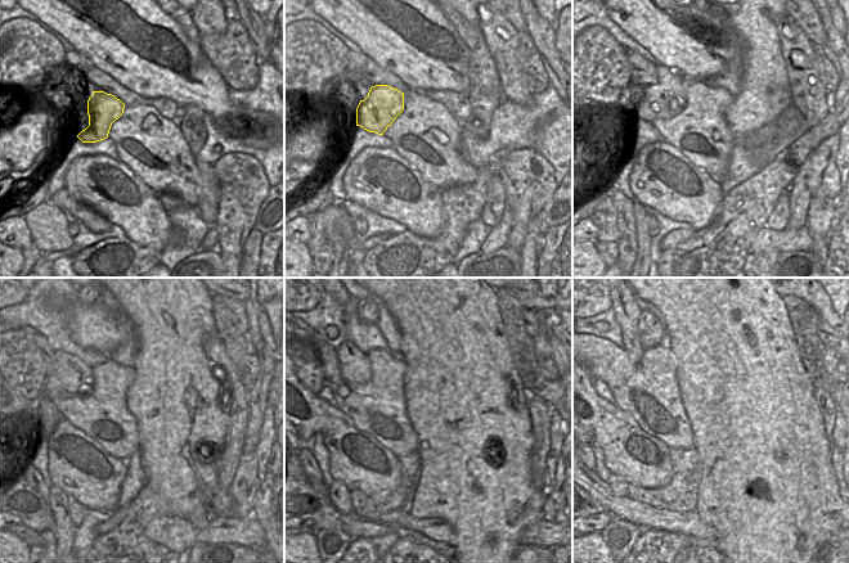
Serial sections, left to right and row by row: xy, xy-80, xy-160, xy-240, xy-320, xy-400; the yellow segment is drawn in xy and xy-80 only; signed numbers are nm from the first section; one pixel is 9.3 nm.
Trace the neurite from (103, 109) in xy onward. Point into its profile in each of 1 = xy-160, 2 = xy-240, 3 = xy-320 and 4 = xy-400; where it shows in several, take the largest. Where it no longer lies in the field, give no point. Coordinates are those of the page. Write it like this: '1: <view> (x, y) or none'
1: xy-160 (665, 99)
2: xy-240 (71, 375)
3: xy-320 (355, 368)
4: xy-400 (627, 311)

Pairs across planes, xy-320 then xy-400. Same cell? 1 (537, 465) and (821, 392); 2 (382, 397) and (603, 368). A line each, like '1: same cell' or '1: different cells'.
1: same cell
2: same cell

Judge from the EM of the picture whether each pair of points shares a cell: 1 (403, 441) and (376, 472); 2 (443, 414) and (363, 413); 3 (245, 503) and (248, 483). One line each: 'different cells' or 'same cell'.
1: different cells
2: different cells
3: same cell

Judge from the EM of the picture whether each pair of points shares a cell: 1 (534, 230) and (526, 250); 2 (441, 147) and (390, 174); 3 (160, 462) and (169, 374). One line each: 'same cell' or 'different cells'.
1: same cell
2: different cells
3: same cell

